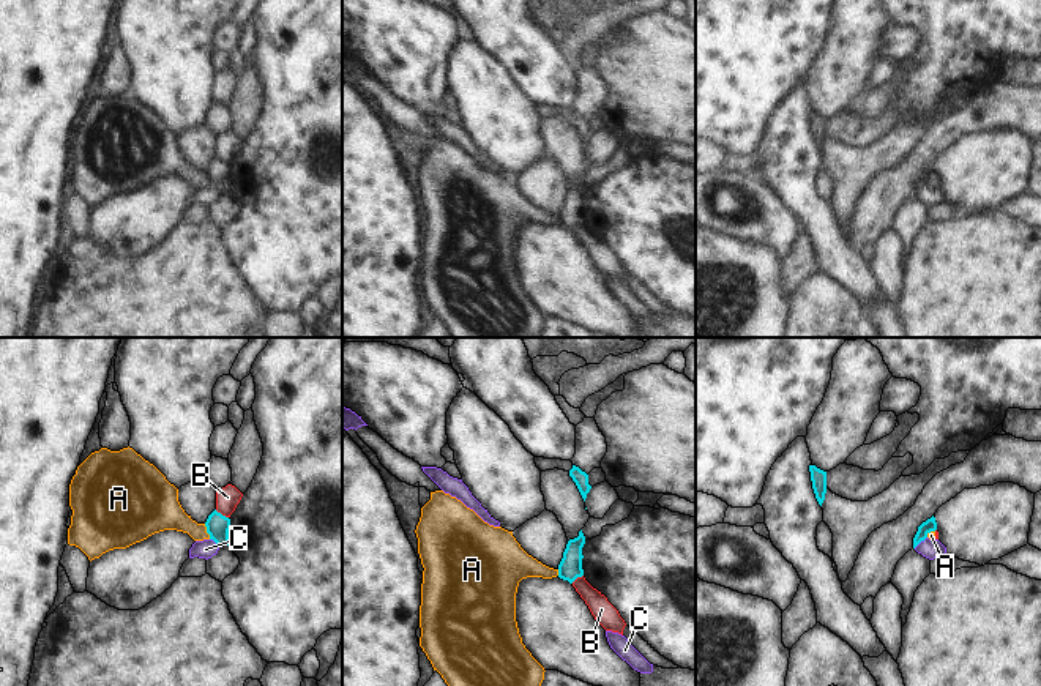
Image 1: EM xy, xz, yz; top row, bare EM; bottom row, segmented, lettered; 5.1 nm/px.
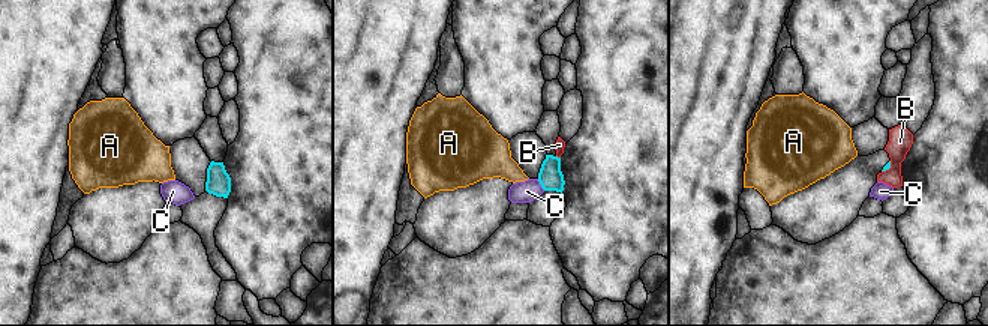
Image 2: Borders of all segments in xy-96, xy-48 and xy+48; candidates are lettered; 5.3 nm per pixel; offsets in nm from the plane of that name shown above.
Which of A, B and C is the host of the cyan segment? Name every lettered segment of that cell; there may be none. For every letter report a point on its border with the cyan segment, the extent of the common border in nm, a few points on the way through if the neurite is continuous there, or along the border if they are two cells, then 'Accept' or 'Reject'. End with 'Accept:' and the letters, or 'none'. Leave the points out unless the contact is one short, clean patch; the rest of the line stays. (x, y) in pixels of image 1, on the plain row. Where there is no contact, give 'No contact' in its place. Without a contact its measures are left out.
A: Touches cyan at xy (207, 178). Shared border 90 nm. Boundary: xy (204, 171), (210, 185). Reject
B: Touches cyan at xy (220, 160). Shared border 80 nm. Boundary: xy (215, 156), (227, 164). Reject
C: Touches cyan at yz (920, 188). Shared border 90 nm. Boundary: yz (926, 183), (914, 194). Reject
Accept: none.

